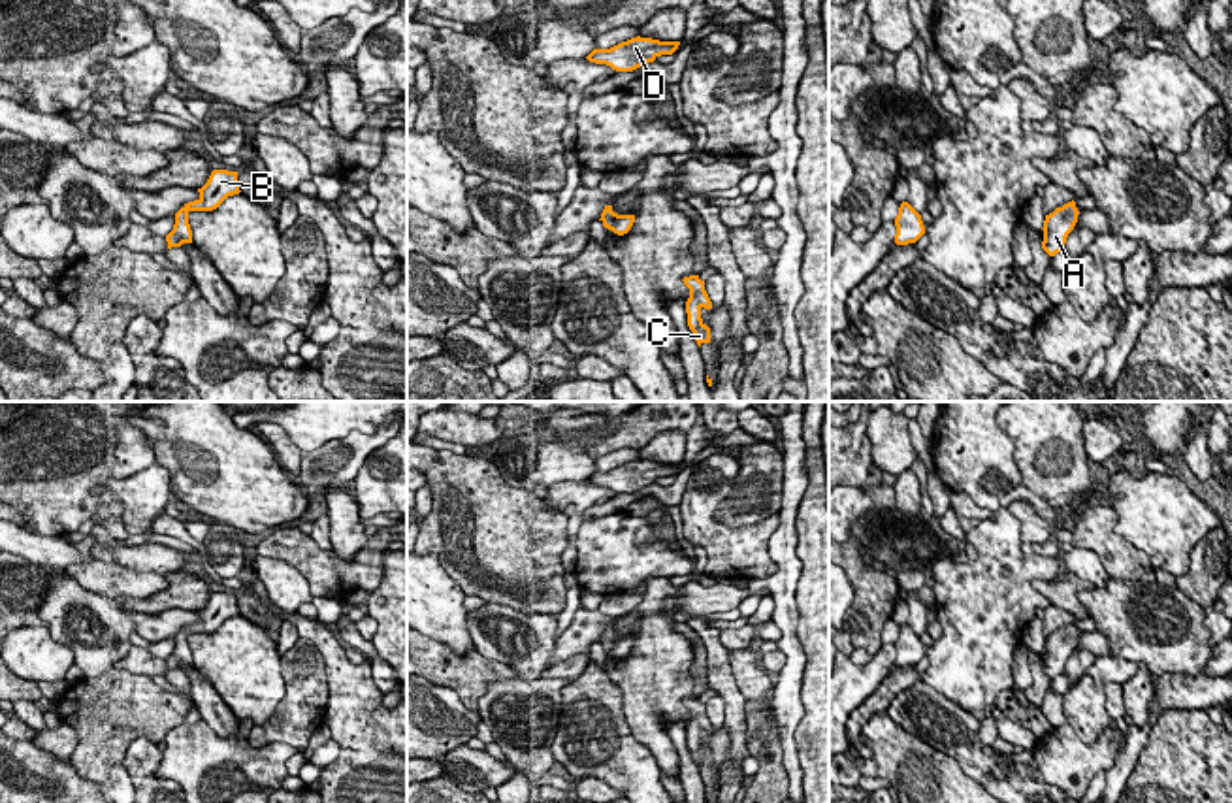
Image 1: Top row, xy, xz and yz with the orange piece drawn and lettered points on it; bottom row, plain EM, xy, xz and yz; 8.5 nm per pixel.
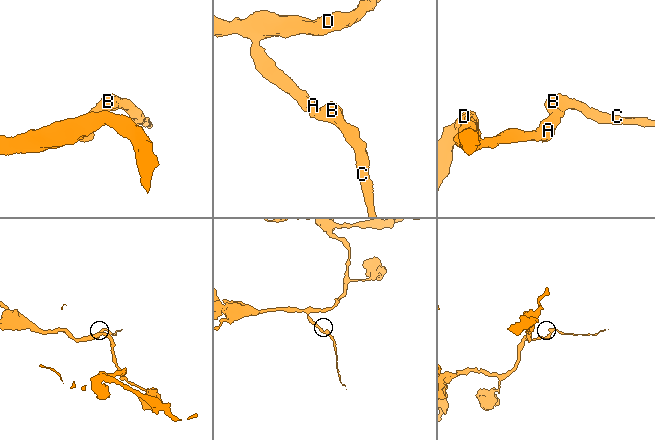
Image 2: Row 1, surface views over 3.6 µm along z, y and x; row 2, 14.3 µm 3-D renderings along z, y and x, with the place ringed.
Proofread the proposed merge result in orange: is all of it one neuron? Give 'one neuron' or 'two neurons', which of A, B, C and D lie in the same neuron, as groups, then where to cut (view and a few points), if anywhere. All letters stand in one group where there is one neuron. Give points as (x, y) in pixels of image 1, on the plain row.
one neuron | A B C D | no cut

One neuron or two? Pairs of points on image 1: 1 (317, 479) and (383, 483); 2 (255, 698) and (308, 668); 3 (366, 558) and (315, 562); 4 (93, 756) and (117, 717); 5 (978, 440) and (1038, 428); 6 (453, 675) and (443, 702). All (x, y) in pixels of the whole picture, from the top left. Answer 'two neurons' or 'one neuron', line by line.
1: two neurons
2: two neurons
3: one neuron
4: one neuron
5: two neurons
6: two neurons

